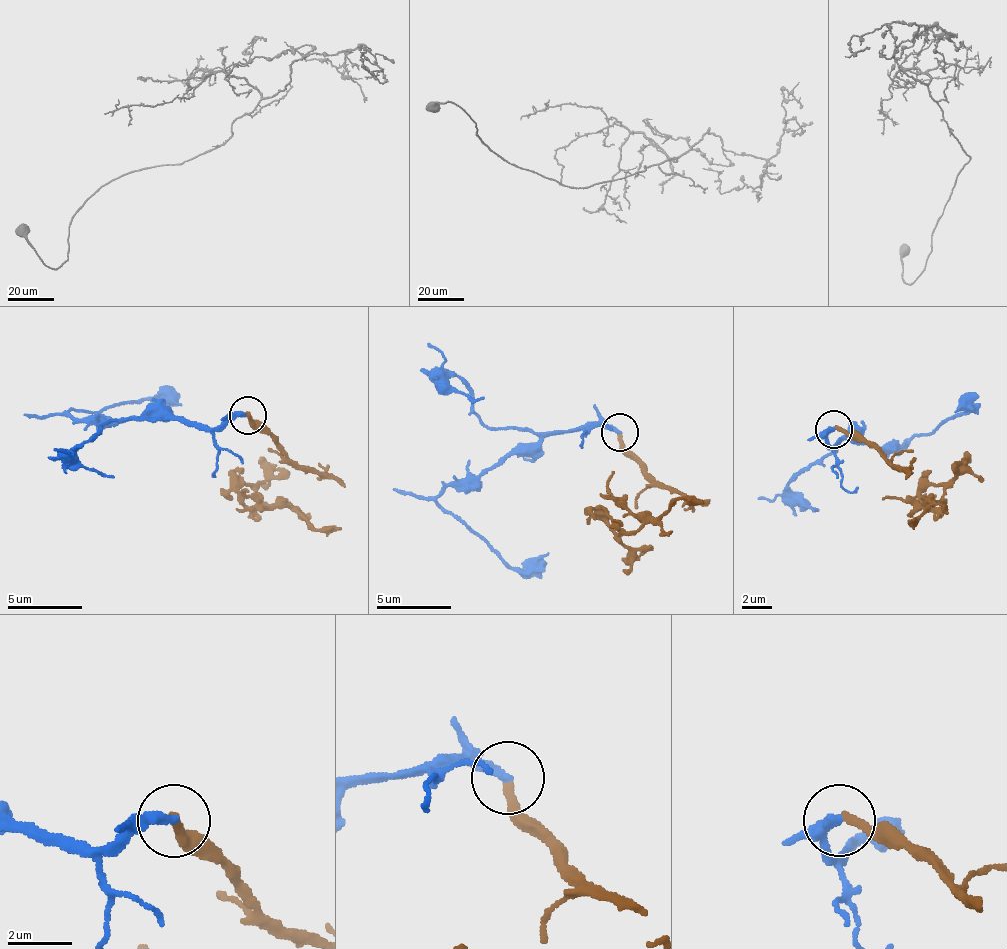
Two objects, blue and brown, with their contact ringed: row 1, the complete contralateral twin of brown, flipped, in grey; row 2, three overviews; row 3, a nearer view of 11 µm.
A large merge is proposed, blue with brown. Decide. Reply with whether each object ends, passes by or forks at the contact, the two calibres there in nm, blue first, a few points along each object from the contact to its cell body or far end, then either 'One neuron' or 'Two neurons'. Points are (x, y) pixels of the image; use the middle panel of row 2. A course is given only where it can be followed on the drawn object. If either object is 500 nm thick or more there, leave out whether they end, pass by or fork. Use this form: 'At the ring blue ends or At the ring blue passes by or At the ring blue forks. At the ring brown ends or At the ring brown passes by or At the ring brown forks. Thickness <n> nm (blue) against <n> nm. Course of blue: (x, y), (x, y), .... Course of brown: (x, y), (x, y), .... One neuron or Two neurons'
At the ring blue ends. At the ring brown ends. Thickness 320 nm (blue) against 280 nm. Course of blue: (618, 431), (592, 423), (555, 430), (454, 480), (437, 500), (512, 566), (538, 565), (549, 553). Course of brown: (618, 435), (647, 483), (636, 509), (609, 515), (619, 534), (659, 524), (680, 499), (702, 502). One neuron

